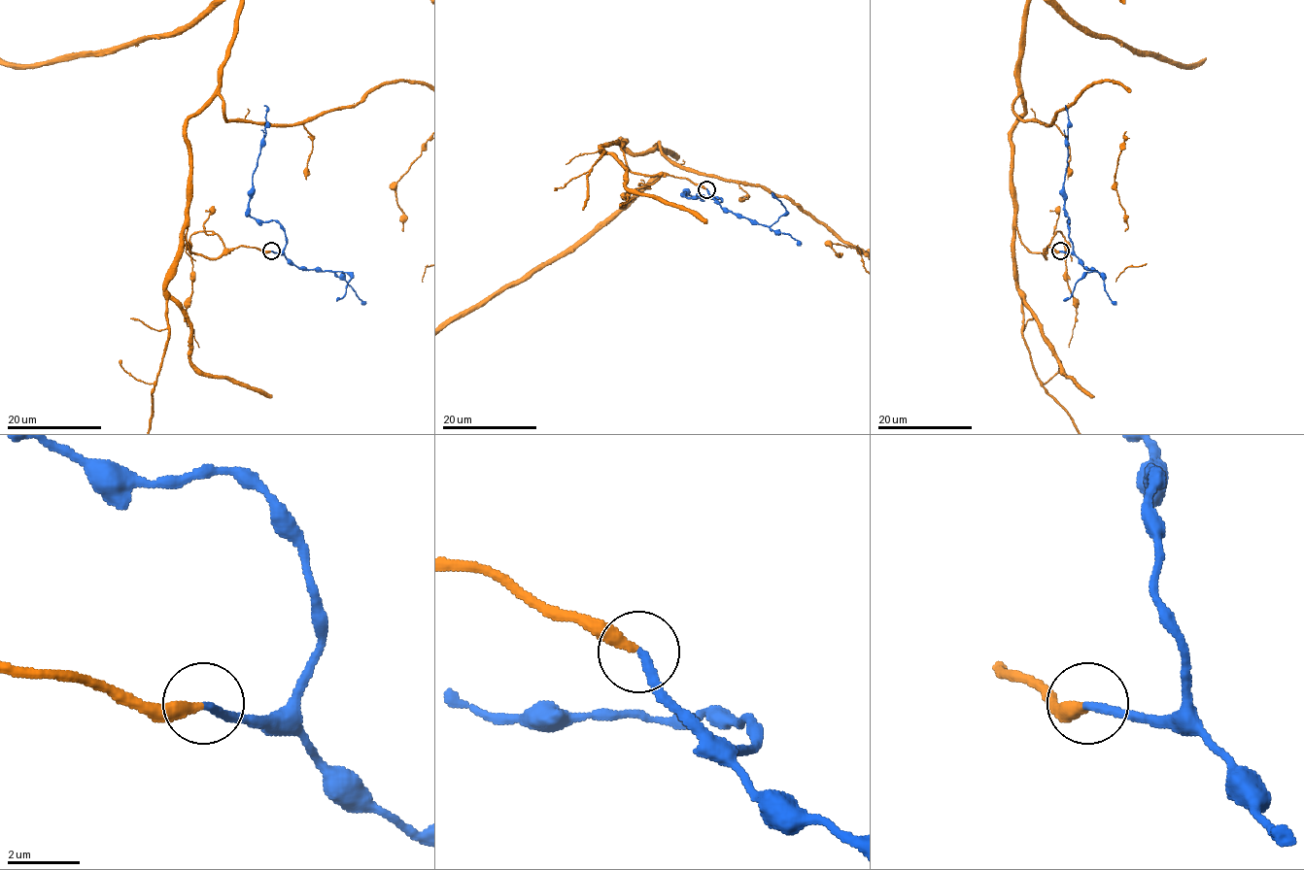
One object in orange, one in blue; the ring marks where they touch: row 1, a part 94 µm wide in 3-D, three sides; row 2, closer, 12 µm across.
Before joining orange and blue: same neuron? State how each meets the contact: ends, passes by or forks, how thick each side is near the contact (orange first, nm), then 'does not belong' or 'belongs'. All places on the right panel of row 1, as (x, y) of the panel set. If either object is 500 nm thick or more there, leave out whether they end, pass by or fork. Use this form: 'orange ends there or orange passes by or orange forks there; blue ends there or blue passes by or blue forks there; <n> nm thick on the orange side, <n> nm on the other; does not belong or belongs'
orange ends there; blue ends there; 320 nm thick on the orange side, 240 nm on the other; belongs

